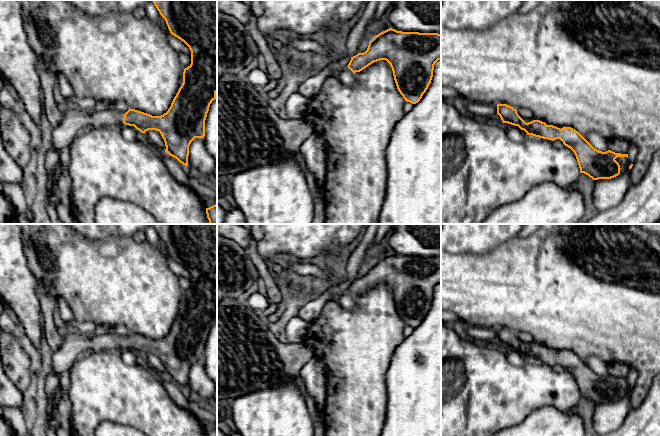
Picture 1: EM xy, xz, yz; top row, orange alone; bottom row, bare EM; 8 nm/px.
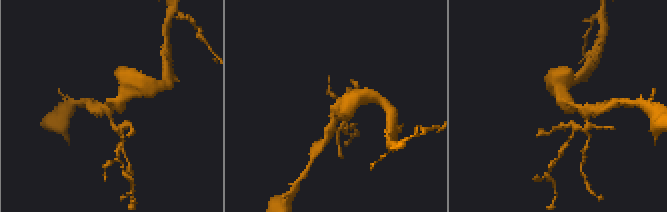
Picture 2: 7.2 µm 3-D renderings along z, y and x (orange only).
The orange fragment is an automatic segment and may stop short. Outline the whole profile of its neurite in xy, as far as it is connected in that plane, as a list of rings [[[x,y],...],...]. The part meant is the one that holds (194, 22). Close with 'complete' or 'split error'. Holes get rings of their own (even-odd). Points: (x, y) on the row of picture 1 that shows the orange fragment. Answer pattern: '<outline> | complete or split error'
[[[154,0],[154,5],[165,19],[172,35],[183,41],[191,51],[191,64],[184,69],[183,83],[174,97],[170,108],[161,116],[130,109],[123,115],[117,109],[83,111],[71,108],[63,112],[63,120],[52,126],[52,142],[59,155],[56,168],[50,173],[53,180],[47,203],[60,204],[57,182],[62,175],[60,153],[68,147],[80,131],[98,127],[134,126],[141,133],[159,131],[165,142],[165,152],[188,166],[189,146],[195,138],[204,138],[205,120],[210,104],[217,98],[217,0]]] | split error

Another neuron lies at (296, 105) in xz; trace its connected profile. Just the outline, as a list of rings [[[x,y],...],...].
[[[294,93],[285,103],[285,115],[288,119],[303,119],[310,99],[300,93]]]

